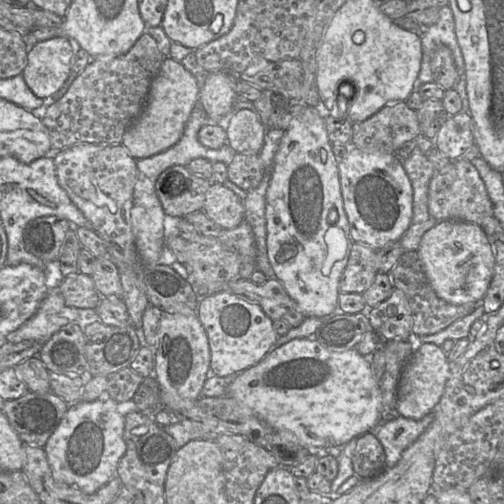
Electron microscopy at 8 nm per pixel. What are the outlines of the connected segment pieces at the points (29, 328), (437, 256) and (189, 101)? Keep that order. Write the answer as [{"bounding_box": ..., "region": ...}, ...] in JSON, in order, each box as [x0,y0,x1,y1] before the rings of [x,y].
[{"bounding_box":[6,286,78,343],"region":[[[59,286],[48,287],[36,313],[8,334],[6,341],[18,343],[23,340],[35,340],[44,343],[64,326],[70,323],[78,324],[78,319],[78,308],[65,303]]]},{"bounding_box":[418,220,495,305],"region":[[[441,220],[421,238],[418,255],[436,294],[452,304],[478,305],[487,294],[495,268],[493,241],[482,226],[463,220]]]},{"bounding_box":[121,57,199,160],"region":[[[165,57],[159,72],[151,82],[142,112],[124,132],[121,144],[136,160],[172,147],[182,136],[190,114],[198,103],[199,91],[199,83],[180,61]]]}]

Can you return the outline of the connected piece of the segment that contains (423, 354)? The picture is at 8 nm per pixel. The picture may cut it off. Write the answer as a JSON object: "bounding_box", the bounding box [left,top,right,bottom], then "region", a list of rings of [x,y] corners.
{"bounding_box":[396,342,451,419],"region":[[[428,342],[415,345],[414,352],[406,363],[398,385],[396,413],[406,418],[422,419],[439,403],[451,375],[451,362],[442,345]]]}

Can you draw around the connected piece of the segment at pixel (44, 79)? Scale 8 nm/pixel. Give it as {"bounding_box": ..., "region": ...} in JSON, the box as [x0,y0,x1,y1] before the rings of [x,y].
{"bounding_box":[22,37,76,99],"region":[[[54,37],[29,48],[22,75],[29,89],[44,99],[57,92],[70,76],[76,47],[66,37]]]}

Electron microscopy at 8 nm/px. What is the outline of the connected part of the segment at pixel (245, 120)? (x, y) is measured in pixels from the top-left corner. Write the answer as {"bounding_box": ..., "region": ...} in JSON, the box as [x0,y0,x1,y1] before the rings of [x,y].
{"bounding_box":[223,109,266,154],"region":[[[254,109],[234,110],[223,124],[227,144],[240,154],[259,154],[264,144],[266,127]]]}

